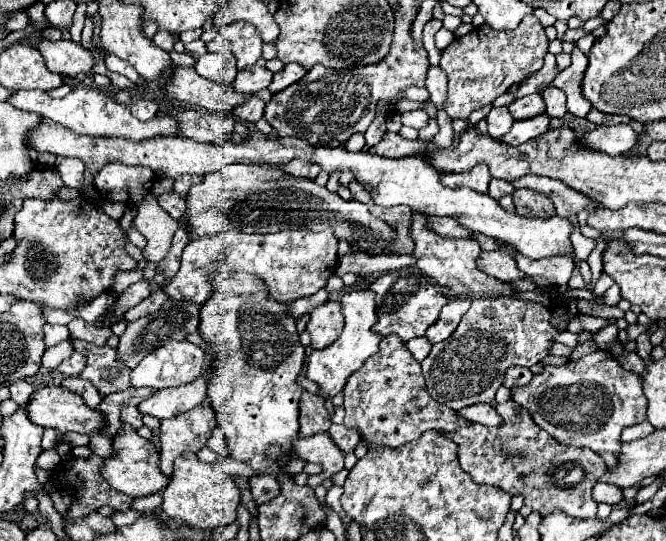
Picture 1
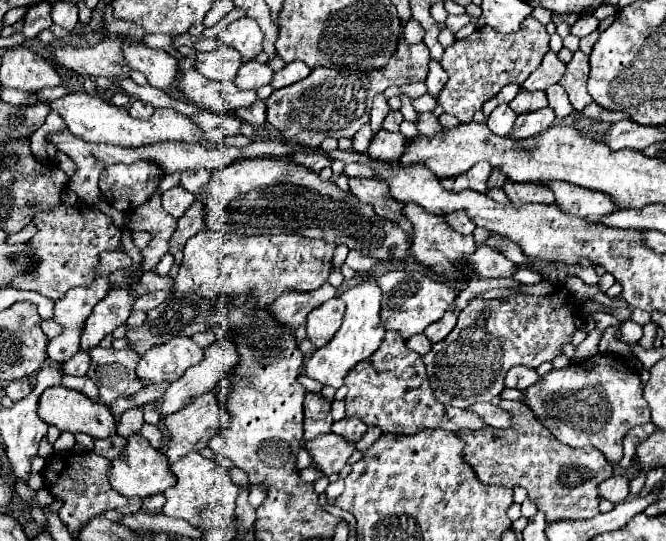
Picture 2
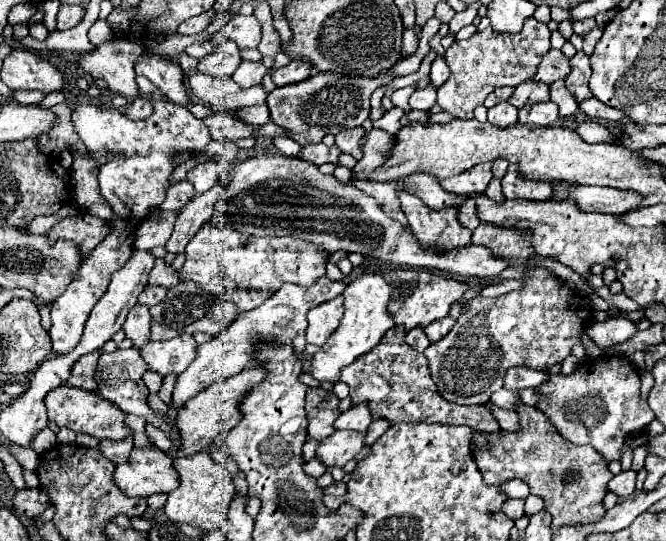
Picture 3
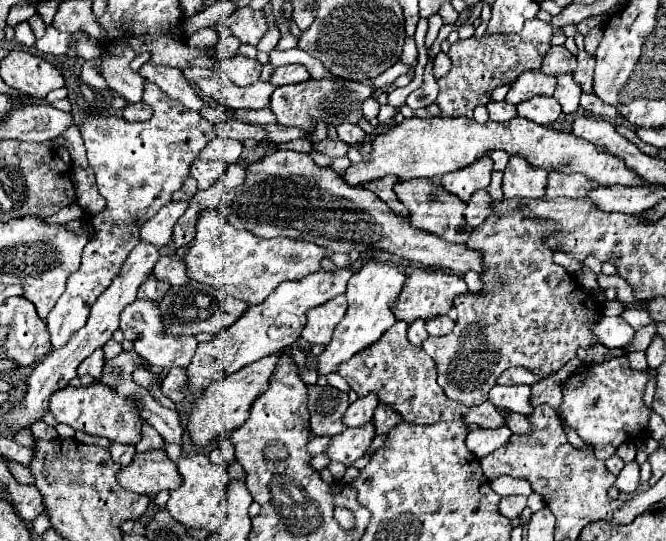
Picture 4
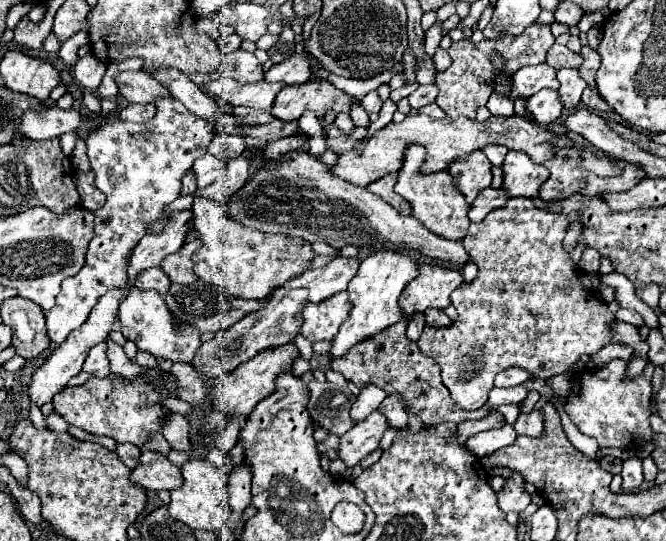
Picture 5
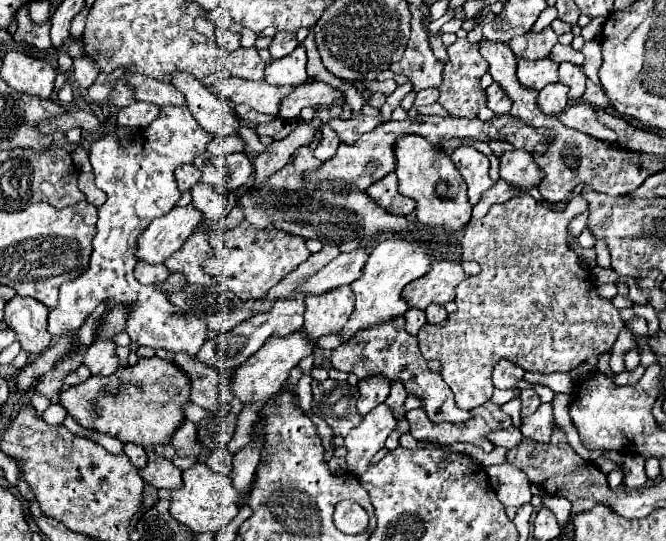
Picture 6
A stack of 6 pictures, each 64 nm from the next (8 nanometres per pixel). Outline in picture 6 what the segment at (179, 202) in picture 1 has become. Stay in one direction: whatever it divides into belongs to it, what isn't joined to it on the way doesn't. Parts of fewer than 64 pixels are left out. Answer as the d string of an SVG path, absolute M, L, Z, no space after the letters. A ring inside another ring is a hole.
M180 164L174 170L174 176L176 176L180 192L186 192L192 188L192 184L196 184L200 180L200 170L194 164Z

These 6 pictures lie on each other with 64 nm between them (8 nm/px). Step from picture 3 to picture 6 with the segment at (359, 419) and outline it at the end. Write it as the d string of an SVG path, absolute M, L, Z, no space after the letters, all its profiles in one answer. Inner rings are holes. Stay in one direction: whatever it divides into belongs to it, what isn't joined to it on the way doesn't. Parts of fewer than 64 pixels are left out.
M382 374L376 376L368 376L364 380L358 382L358 390L360 390L360 398L358 398L358 412L362 416L366 416L372 408L376 408L378 404L382 404L390 392L390 380Z

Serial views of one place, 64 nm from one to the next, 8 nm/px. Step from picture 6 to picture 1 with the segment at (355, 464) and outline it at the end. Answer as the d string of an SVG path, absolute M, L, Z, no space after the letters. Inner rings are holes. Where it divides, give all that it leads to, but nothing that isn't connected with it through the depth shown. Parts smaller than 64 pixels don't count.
M328 432L316 434L312 438L296 440L294 456L304 458L306 462L318 462L322 466L322 474L318 474L320 482L338 474L344 468L344 452L336 446Z

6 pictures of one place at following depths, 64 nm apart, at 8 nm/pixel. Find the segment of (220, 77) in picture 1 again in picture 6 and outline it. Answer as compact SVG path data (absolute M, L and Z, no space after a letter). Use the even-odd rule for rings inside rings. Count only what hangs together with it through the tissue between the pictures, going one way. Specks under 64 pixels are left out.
M230 30L216 32L216 38L218 38L220 48L224 48L228 52L234 52L240 48L240 34L236 34L236 32L230 32Z

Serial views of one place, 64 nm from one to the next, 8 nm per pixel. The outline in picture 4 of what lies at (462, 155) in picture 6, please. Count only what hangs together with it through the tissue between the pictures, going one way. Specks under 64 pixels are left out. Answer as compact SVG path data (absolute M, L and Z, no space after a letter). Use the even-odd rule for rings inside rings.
M484 156L456 172L448 172L444 178L440 178L440 182L452 194L460 196L460 200L468 202L476 190L488 188L490 174L492 174L492 160L488 160L488 156Z

